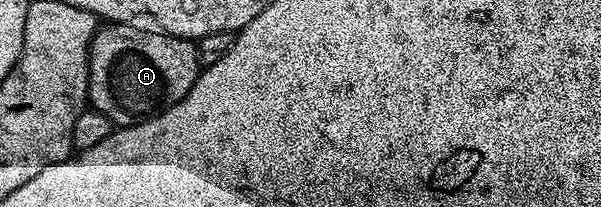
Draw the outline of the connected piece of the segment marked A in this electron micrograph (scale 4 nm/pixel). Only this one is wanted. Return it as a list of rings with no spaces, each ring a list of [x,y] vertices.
[[[122,23],[101,25],[89,46],[88,102],[92,110],[106,115],[117,127],[129,127],[187,97],[202,70],[192,39],[147,33]]]

